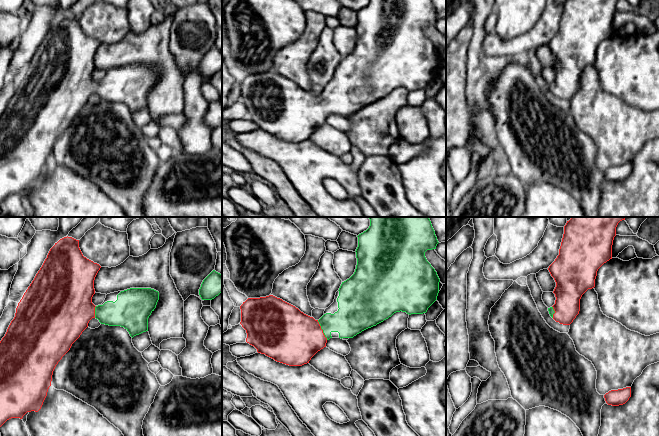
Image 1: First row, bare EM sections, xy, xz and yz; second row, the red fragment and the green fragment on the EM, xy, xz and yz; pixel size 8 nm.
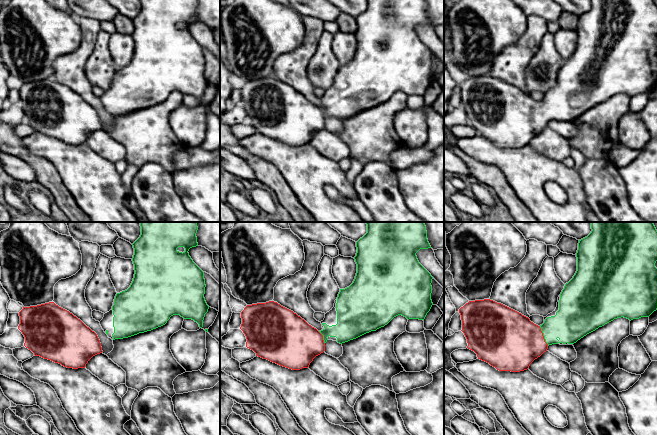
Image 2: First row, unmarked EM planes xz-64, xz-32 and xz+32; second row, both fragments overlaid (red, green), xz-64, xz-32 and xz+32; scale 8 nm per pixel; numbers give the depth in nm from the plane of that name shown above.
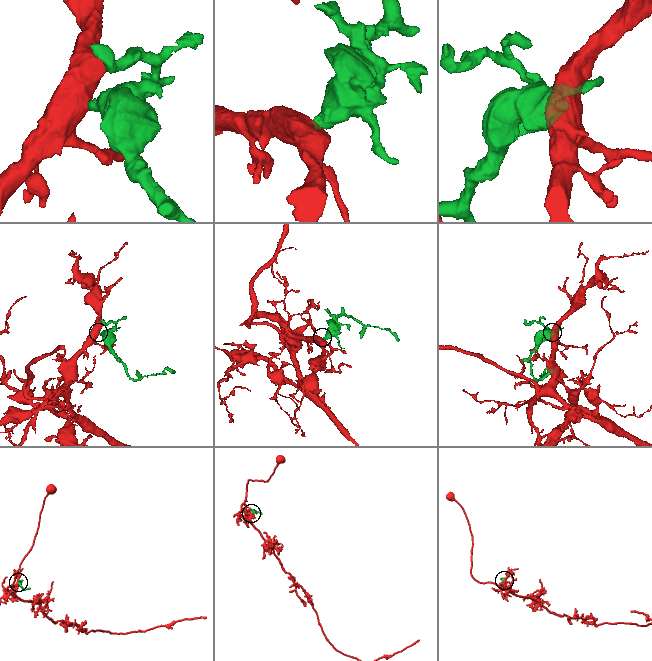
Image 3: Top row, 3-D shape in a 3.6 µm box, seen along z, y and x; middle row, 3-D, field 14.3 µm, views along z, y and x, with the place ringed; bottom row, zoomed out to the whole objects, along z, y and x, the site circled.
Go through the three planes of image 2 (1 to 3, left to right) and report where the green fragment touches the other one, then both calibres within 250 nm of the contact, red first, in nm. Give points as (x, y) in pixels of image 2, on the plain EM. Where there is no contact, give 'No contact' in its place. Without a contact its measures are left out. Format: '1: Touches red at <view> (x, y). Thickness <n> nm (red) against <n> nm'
1: No contact
2: Touches red at xz-32 (322, 113). Thickness 400 nm (red) against 220 nm
3: Touches red at xz+32 (543, 112). Thickness 440 nm (red) against 280 nm

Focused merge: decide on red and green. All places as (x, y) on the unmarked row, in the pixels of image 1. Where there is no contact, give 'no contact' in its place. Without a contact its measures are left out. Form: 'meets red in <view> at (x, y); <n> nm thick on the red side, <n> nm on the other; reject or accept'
meets red in xz at (322, 106); 440 nm thick on the red side, 260 nm on the other; accept

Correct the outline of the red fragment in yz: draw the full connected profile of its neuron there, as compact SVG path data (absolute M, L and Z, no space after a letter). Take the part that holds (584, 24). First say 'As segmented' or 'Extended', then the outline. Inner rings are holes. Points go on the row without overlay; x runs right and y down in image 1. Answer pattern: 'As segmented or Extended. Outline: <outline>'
Extended. Outline: M566 0L564 10L559 25L559 31L549 42L548 46L556 58L553 67L556 76L555 80L548 84L550 92L560 100L570 101L580 87L580 75L588 66L595 63L595 55L598 45L607 37L612 35L612 21L616 12L616 3L618 0Z

